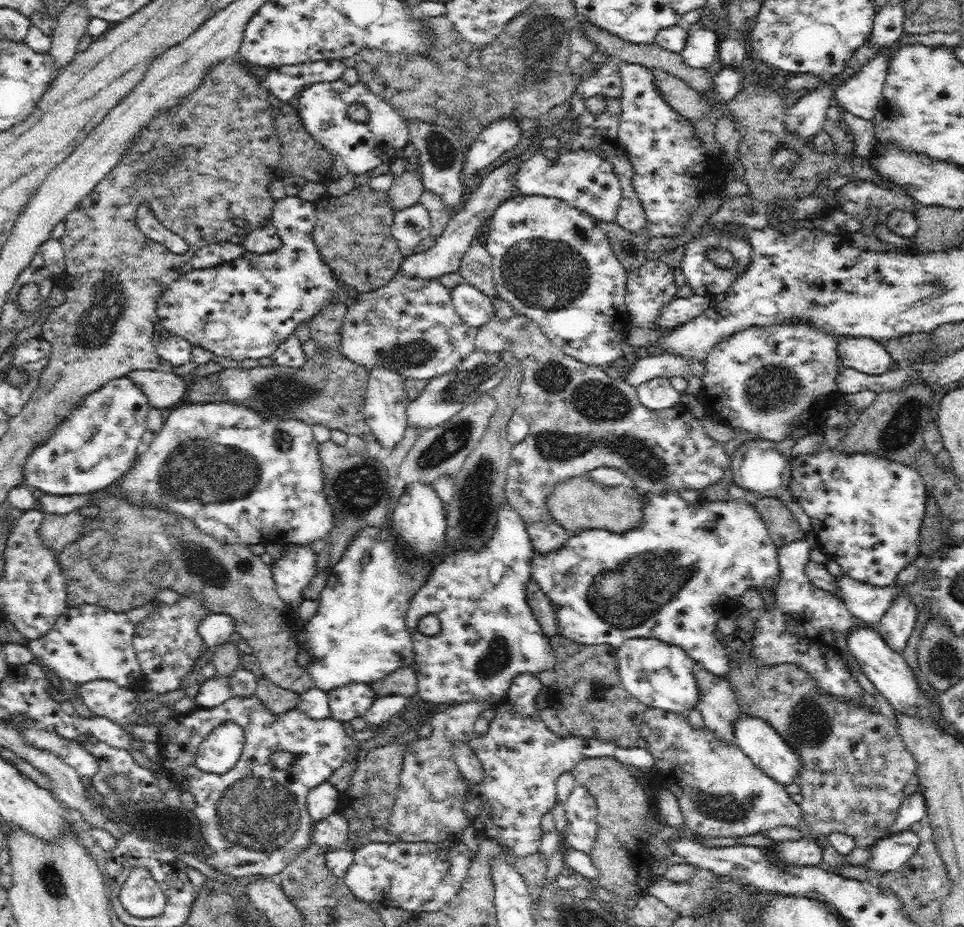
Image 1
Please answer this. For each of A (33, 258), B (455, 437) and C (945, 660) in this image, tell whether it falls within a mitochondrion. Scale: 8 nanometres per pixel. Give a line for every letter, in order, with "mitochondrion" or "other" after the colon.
A: other
B: mitochondrion
C: mitochondrion

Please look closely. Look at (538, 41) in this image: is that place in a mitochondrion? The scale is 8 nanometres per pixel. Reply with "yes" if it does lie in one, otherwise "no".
yes

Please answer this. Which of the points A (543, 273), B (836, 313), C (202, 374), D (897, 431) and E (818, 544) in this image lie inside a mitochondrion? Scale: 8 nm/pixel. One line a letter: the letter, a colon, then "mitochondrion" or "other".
A: mitochondrion
B: other
C: other
D: mitochondrion
E: other

